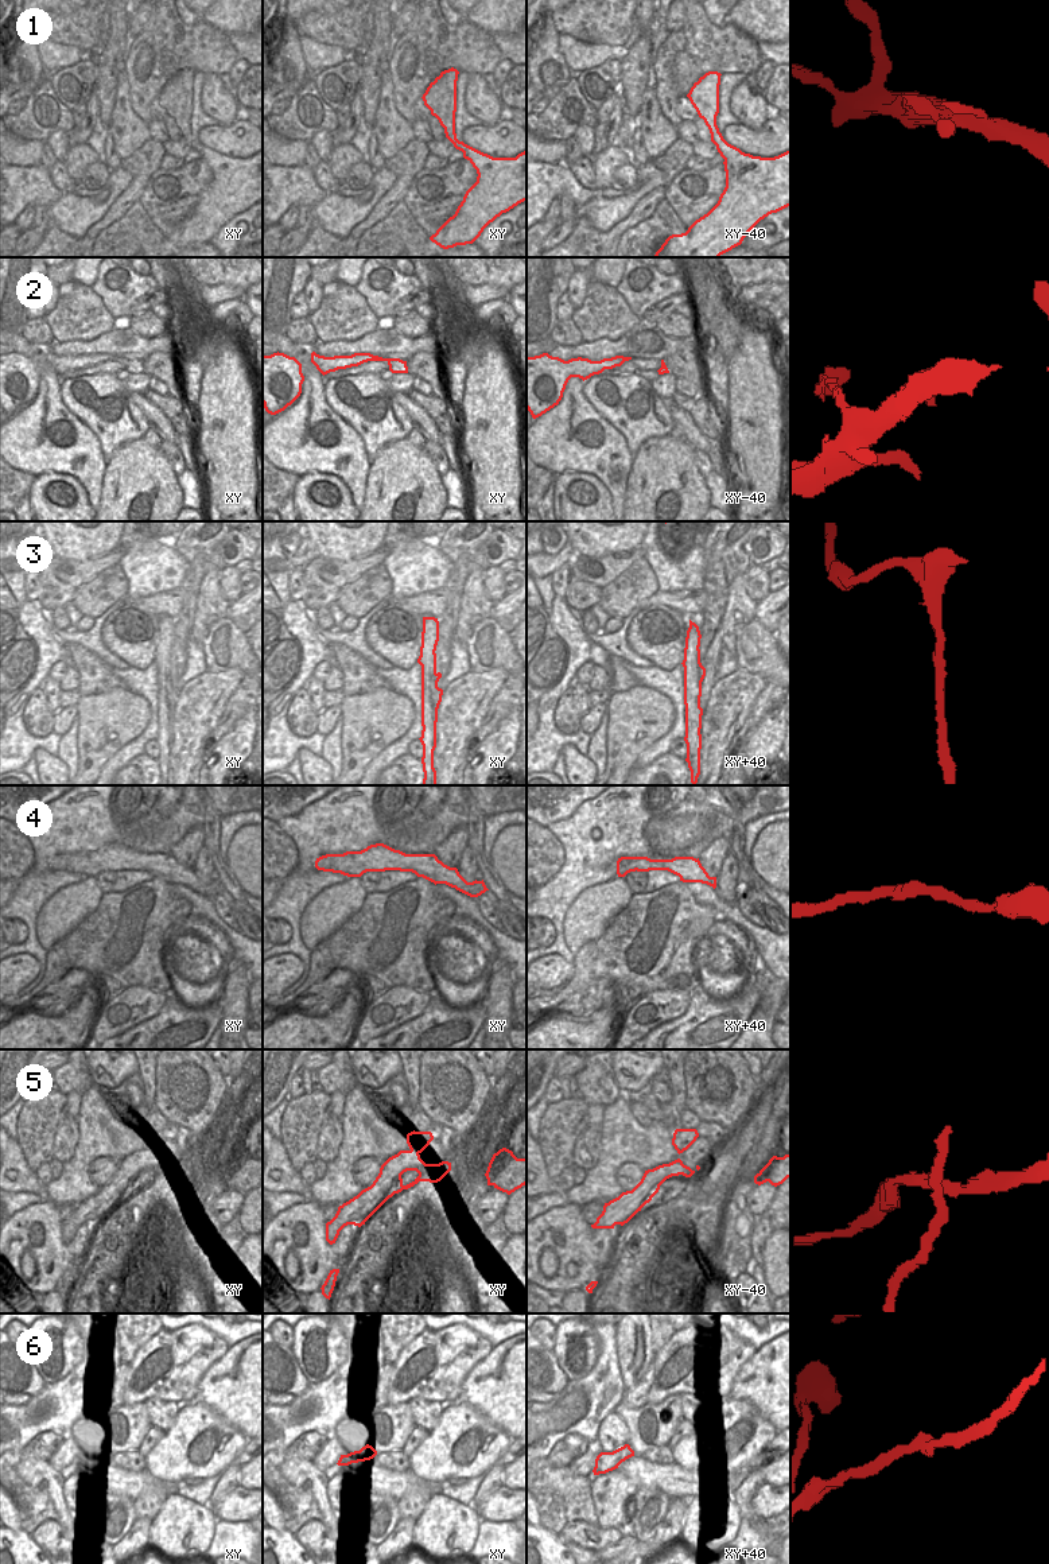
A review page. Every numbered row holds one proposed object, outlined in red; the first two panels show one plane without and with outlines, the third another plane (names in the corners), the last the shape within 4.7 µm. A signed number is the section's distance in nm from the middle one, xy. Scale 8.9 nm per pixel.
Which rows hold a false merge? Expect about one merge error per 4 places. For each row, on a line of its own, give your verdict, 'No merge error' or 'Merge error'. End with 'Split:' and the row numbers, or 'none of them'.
1: No merge error
2: No merge error
3: No merge error
4: No merge error
5: Merge error
6: No merge error
Split: 5

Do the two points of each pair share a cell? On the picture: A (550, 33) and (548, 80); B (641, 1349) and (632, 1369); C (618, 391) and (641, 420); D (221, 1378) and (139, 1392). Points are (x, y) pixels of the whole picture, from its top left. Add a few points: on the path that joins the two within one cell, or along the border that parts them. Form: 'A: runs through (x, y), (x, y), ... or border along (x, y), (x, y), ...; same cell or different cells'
A: runs through (550, 45), (551, 61), (548, 68); same cell
B: runs through (636, 1354), (633, 1363); same cell
C: runs through (622, 398), (638, 414); same cell
D: border along (220, 1358), (204, 1374), (193, 1398); different cells

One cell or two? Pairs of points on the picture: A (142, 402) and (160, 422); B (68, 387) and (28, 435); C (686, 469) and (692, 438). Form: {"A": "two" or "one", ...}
{"A": "one", "B": "two", "C": "two"}

